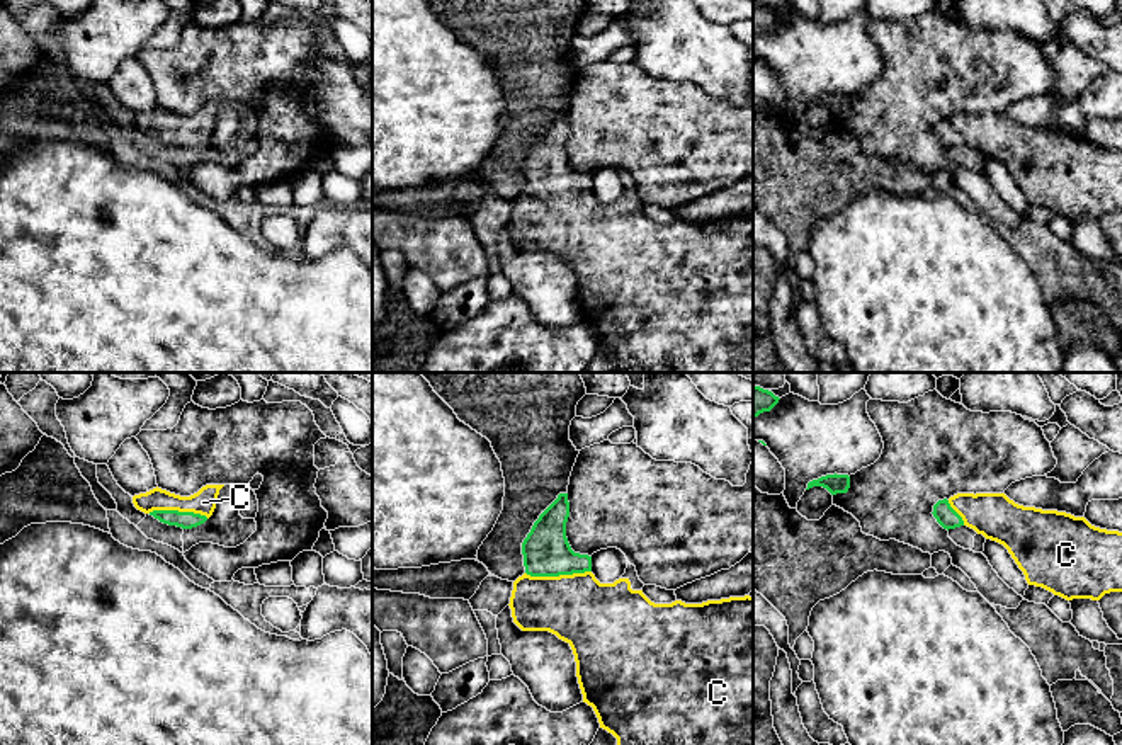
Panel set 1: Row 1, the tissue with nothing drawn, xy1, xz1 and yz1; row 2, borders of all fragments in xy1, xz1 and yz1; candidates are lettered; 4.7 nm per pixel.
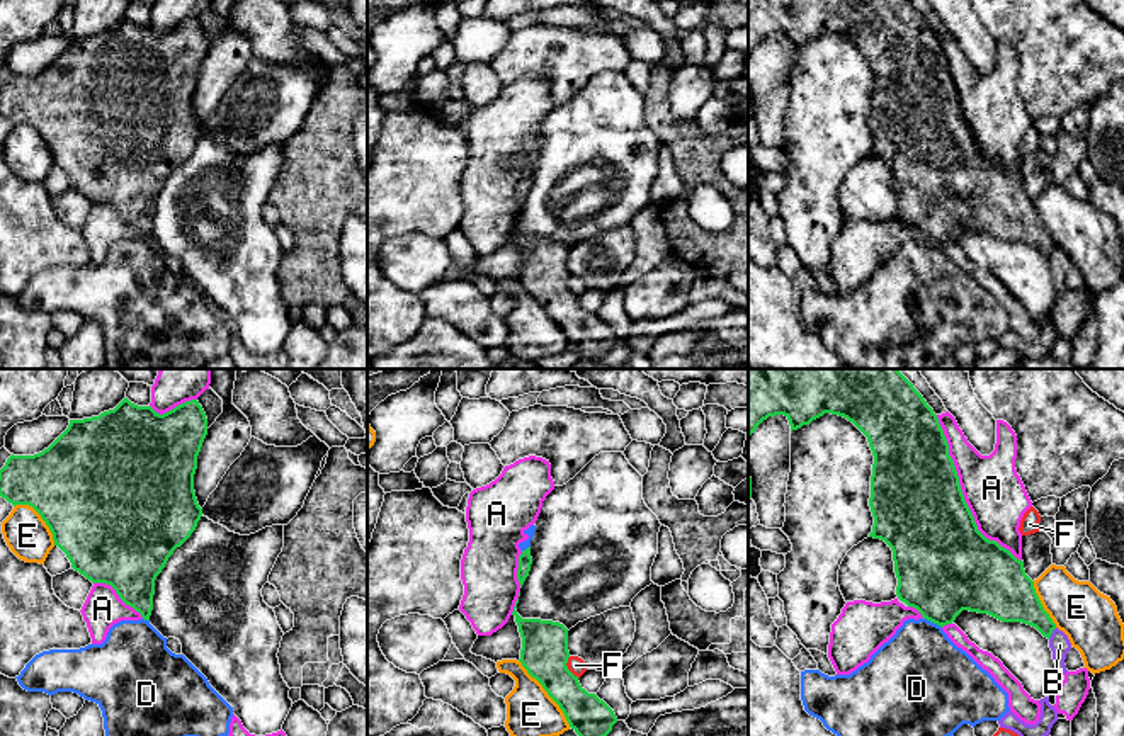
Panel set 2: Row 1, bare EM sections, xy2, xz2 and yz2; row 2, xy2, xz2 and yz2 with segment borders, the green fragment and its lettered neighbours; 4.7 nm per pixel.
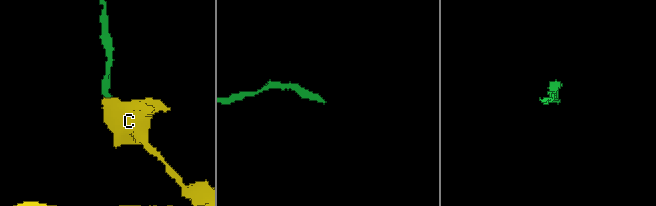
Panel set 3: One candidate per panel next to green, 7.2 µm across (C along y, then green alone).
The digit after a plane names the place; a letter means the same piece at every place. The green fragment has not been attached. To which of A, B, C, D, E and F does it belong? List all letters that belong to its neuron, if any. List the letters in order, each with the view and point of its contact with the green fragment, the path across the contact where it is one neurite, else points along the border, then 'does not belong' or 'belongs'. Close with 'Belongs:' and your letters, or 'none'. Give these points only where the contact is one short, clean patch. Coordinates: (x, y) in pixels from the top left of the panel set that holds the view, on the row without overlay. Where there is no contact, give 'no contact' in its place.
A: meets green in yz2 at (961, 113); does not belong
B: meets green in yz2 at (1051, 252); border along yz2 (1056, 247), (1048, 257); does not belong
C: meets green in xz1 at (558, 194); runs through xz1 (546, 170), (558, 194), (558, 203), (590, 235); belongs
D: meets green in yz2 at (932, 240); border along yz2 (924, 237), (941, 247); does not belong
E: meets green in xz2 at (548, 313); does not belong
F: meets green in xz2 at (567, 288); does not belong
Belongs: C

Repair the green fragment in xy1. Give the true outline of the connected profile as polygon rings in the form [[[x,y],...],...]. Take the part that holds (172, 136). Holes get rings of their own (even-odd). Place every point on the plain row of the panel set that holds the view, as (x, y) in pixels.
[[[206,104],[190,116],[180,116],[162,107],[133,116],[138,129],[163,143],[192,148],[204,143],[214,131],[219,109],[224,104]]]

